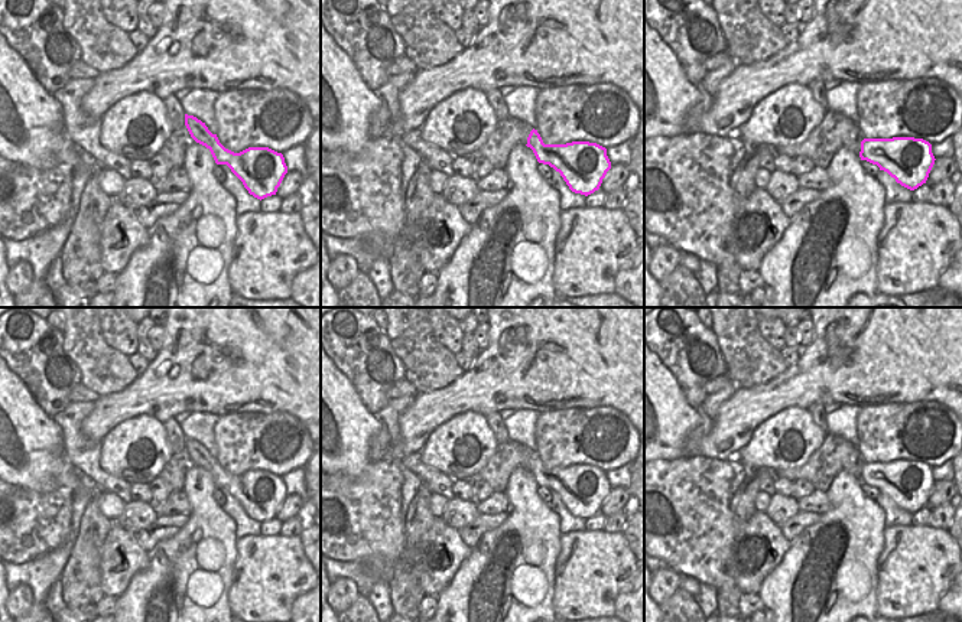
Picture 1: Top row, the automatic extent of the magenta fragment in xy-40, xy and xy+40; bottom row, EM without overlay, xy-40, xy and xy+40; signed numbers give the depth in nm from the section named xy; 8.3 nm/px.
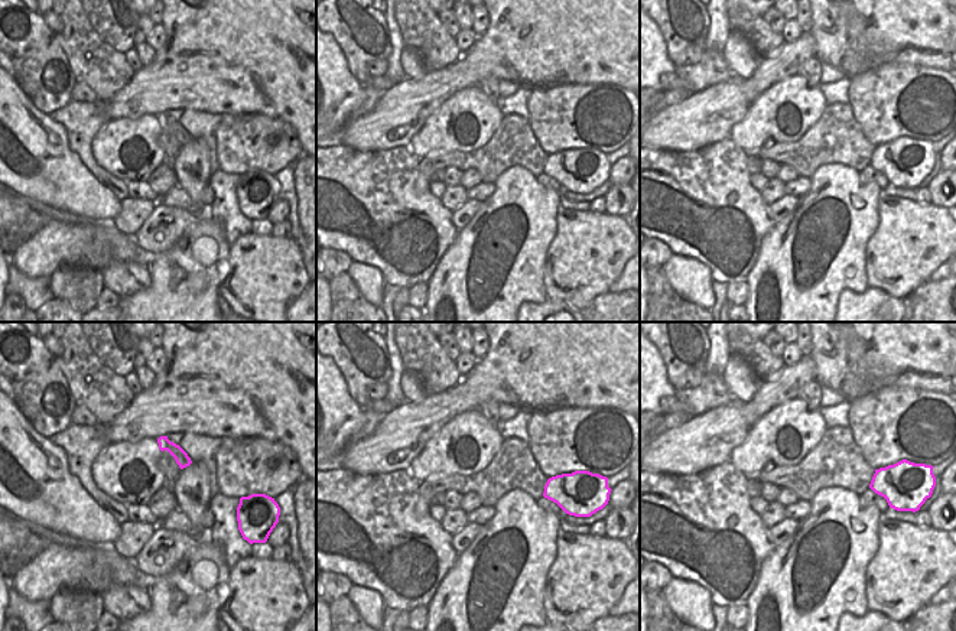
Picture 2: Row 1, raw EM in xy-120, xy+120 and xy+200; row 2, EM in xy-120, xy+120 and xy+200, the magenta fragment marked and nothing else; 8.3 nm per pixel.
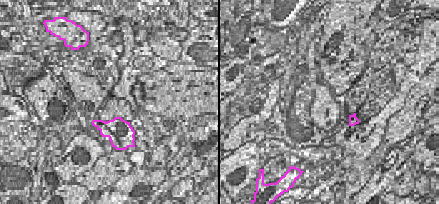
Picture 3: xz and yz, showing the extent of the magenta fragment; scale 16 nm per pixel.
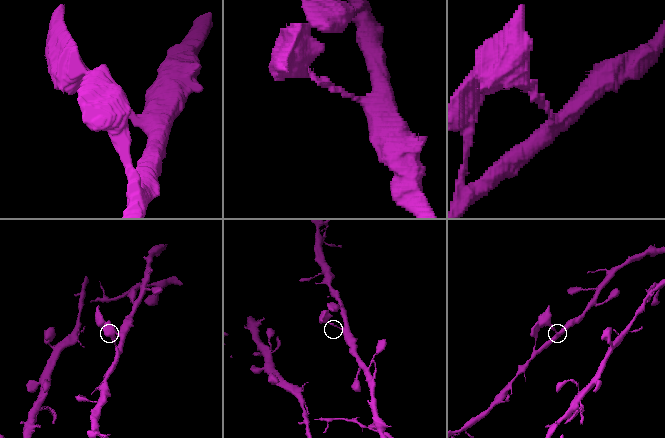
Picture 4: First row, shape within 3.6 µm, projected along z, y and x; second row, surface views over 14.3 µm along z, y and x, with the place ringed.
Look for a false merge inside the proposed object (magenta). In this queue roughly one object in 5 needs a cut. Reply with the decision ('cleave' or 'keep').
keep

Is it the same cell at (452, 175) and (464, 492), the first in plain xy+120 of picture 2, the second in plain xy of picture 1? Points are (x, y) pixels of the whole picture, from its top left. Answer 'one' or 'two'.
one

